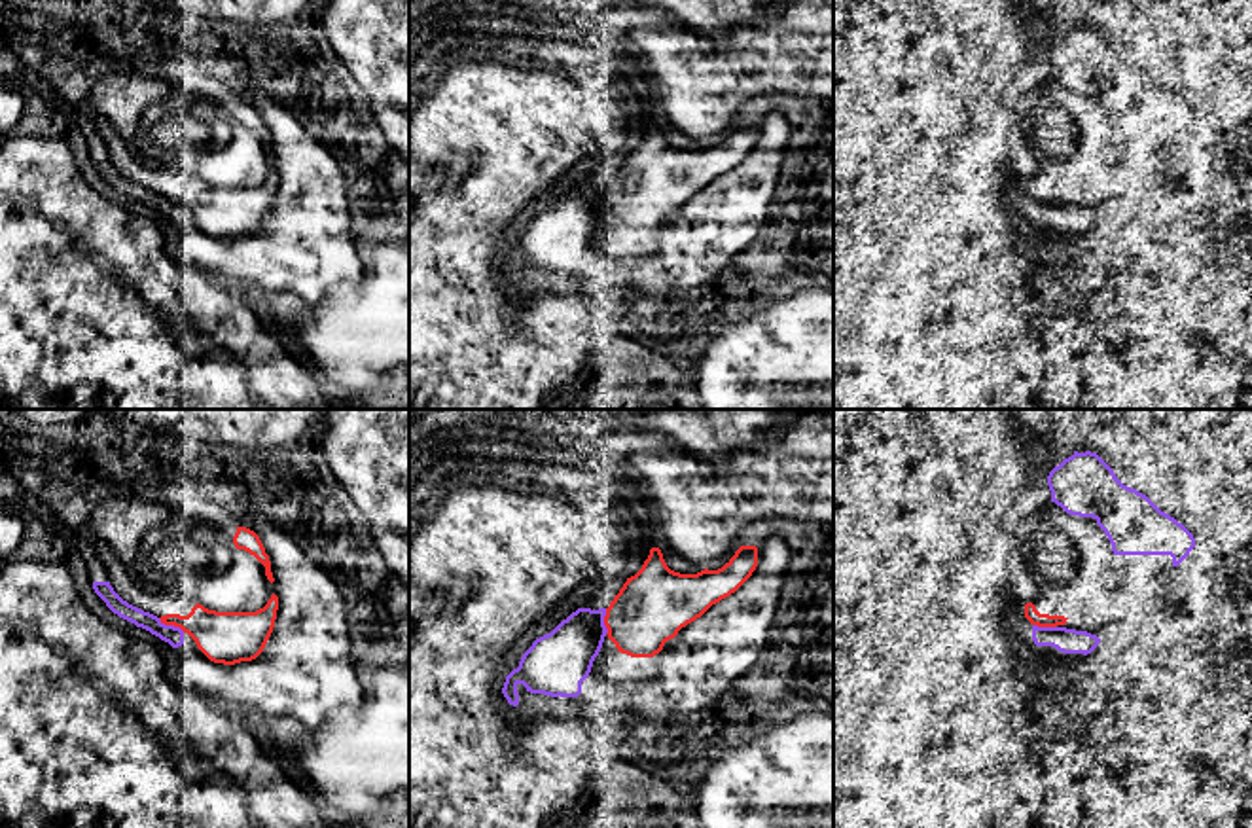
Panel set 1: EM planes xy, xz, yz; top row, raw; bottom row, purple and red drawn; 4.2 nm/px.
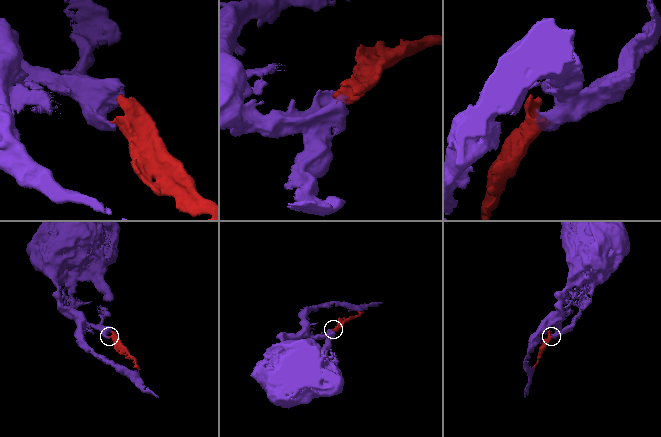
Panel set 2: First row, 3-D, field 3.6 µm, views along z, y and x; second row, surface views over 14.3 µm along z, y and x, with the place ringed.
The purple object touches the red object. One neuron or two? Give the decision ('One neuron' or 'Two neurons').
Two neurons

